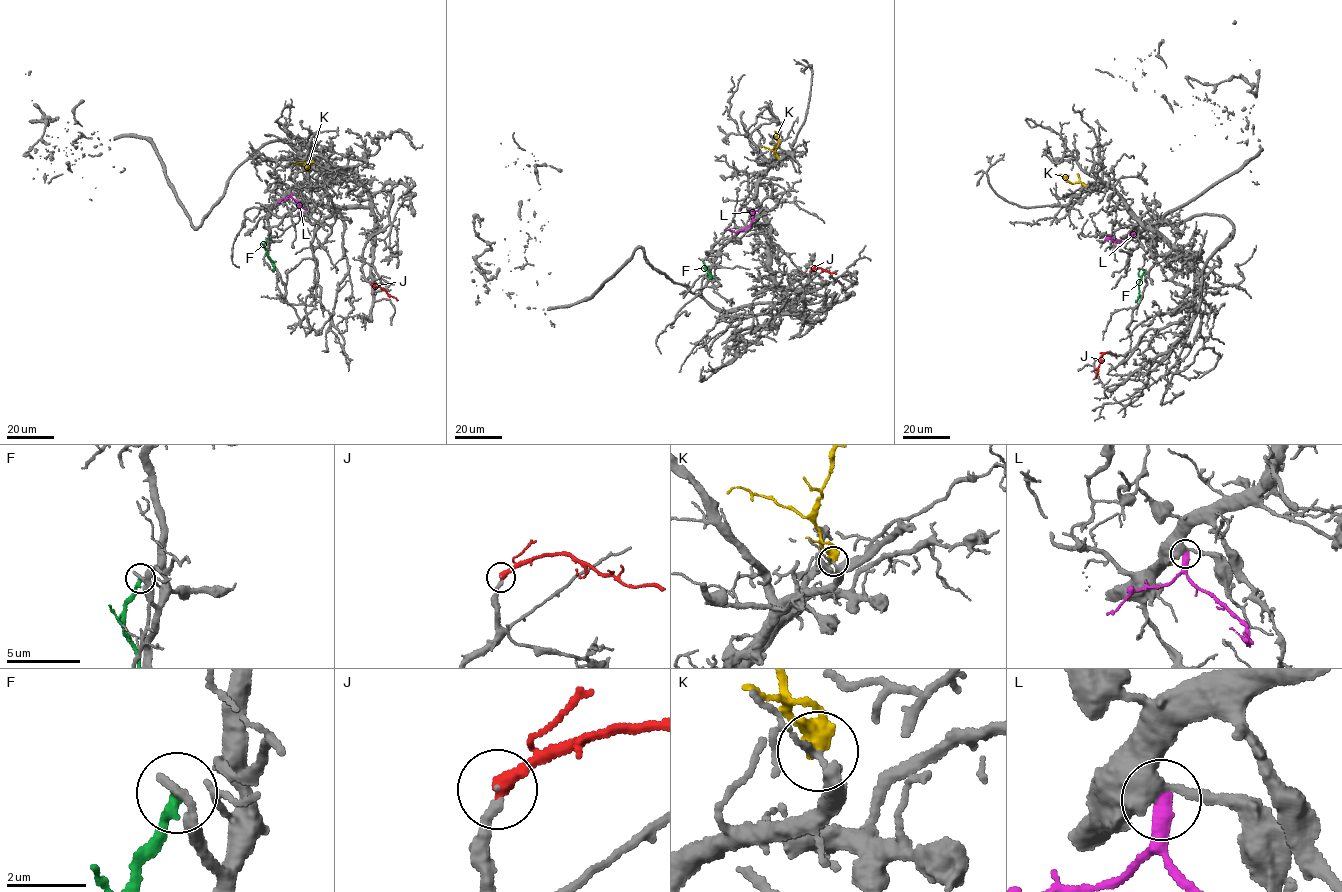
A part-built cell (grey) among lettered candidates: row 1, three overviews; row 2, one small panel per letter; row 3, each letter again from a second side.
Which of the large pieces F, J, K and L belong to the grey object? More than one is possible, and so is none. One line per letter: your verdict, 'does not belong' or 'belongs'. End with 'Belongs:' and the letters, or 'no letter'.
F: does not belong
J: belongs
K: does not belong
L: does not belong
Belongs: J

